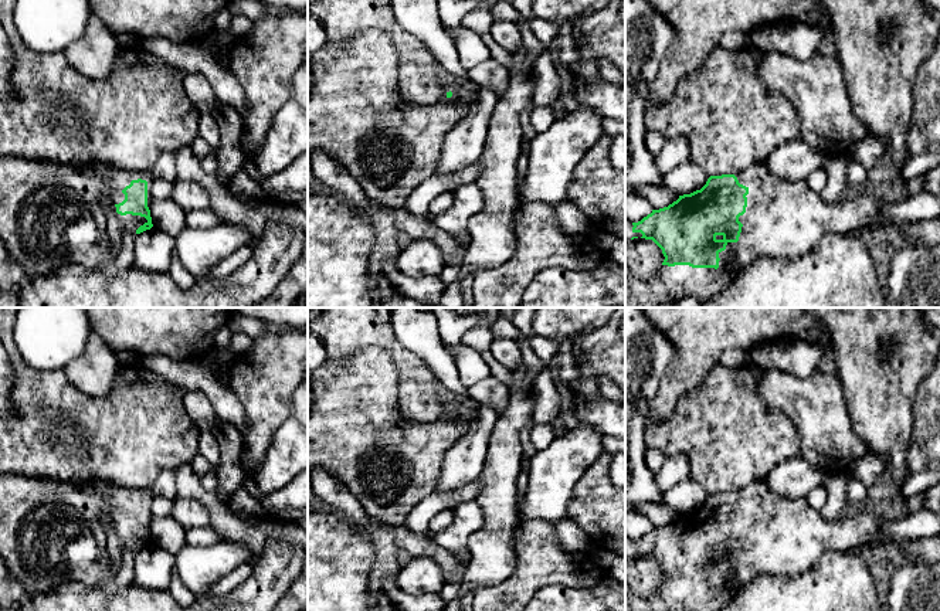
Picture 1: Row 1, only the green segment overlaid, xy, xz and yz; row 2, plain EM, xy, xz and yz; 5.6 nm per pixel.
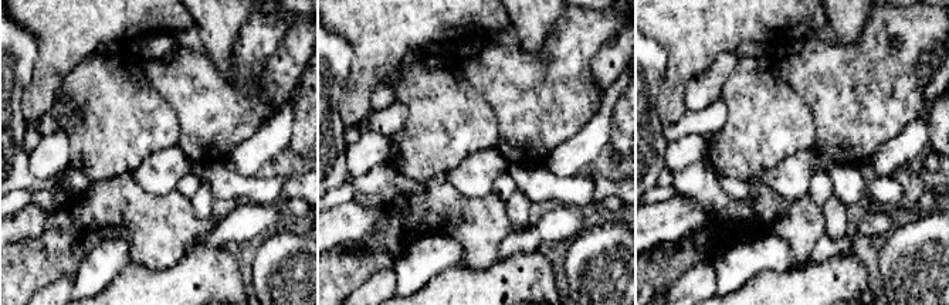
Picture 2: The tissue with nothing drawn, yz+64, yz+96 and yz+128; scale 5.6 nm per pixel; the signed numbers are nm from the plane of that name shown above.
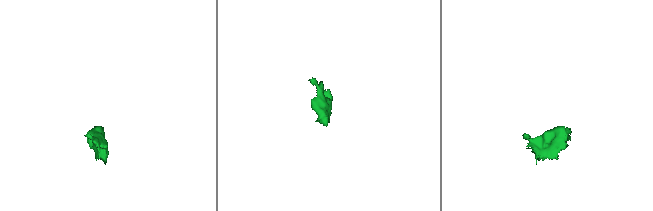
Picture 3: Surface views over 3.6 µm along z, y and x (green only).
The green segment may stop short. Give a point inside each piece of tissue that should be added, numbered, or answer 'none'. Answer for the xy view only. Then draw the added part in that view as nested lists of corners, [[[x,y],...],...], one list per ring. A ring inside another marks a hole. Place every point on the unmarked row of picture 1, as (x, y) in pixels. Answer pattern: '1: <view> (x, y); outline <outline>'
1: xy (51, 532); outline [[[0,475],[0,557],[6,561],[10,576],[28,595],[52,593],[67,581],[79,581],[109,593],[122,591],[133,584],[136,547],[147,537],[118,532],[123,559],[115,566],[106,549],[106,526],[116,529],[115,523],[125,517],[122,508],[138,496],[147,499],[150,527],[155,498],[152,489]]]

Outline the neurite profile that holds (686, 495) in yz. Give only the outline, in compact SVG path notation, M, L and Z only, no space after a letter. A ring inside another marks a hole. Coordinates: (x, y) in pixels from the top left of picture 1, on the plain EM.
M685 479L669 491L662 492L661 503L683 513L700 508L706 502L707 496L709 495L699 483Z

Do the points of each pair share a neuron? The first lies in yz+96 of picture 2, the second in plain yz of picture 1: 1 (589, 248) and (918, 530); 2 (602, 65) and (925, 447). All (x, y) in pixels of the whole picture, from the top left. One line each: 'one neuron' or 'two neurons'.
1: two neurons
2: two neurons

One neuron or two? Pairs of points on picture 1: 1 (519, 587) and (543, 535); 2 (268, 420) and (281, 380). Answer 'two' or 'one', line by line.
1: one
2: one

